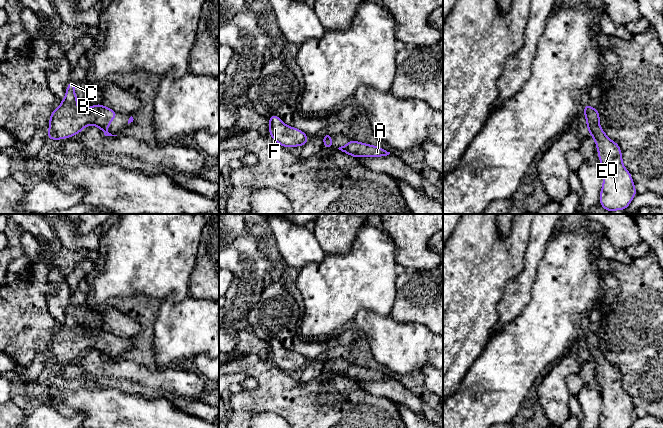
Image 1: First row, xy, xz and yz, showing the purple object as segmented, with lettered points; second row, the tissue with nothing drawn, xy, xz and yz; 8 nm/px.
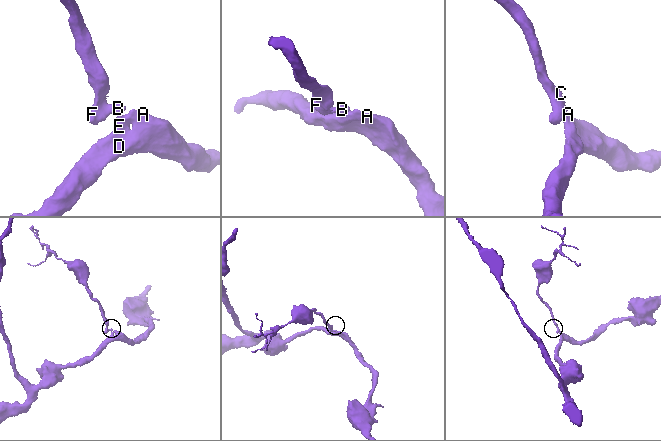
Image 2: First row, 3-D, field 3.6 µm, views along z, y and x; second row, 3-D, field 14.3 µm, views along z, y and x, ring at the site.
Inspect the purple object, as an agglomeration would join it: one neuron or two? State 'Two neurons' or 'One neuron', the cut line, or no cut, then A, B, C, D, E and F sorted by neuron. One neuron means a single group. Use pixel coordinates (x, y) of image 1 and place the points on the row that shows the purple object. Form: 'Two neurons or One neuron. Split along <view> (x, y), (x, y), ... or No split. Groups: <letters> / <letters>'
One neuron. No split. Groups: A B C D E F

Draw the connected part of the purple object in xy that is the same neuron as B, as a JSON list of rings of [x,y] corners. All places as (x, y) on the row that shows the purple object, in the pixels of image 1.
[[[74,81],[68,83],[65,98],[60,102],[59,108],[52,111],[48,140],[72,137],[90,125],[99,127],[105,136],[117,136],[109,133],[107,128],[118,112],[102,104],[78,109],[77,103],[79,100],[75,96],[76,91],[73,89],[76,85]]]

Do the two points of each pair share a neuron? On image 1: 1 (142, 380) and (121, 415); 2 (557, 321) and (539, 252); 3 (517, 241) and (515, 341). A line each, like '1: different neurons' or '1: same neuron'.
1: different neurons
2: different neurons
3: different neurons

